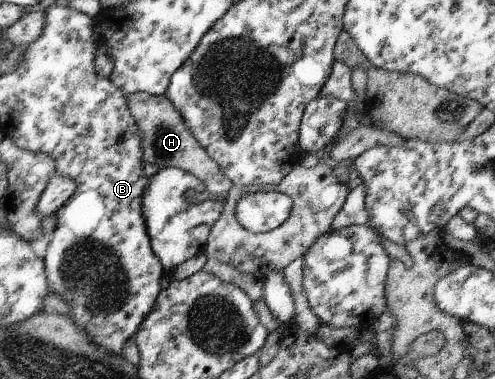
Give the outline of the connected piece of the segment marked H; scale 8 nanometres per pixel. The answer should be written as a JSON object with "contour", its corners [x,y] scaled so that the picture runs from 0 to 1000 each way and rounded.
{"contour":[[[279,240],[259,251],[259,274],[267,306],[279,322],[287,351],[289,422],[299,433],[317,433],[321,443],[360,441],[402,467],[416,485],[416,501],[400,507],[388,496],[372,509],[374,525],[386,538],[406,538],[418,525],[440,525],[453,533],[471,480],[442,443],[442,433],[420,412],[420,404],[390,359],[370,309],[331,251]]]}

